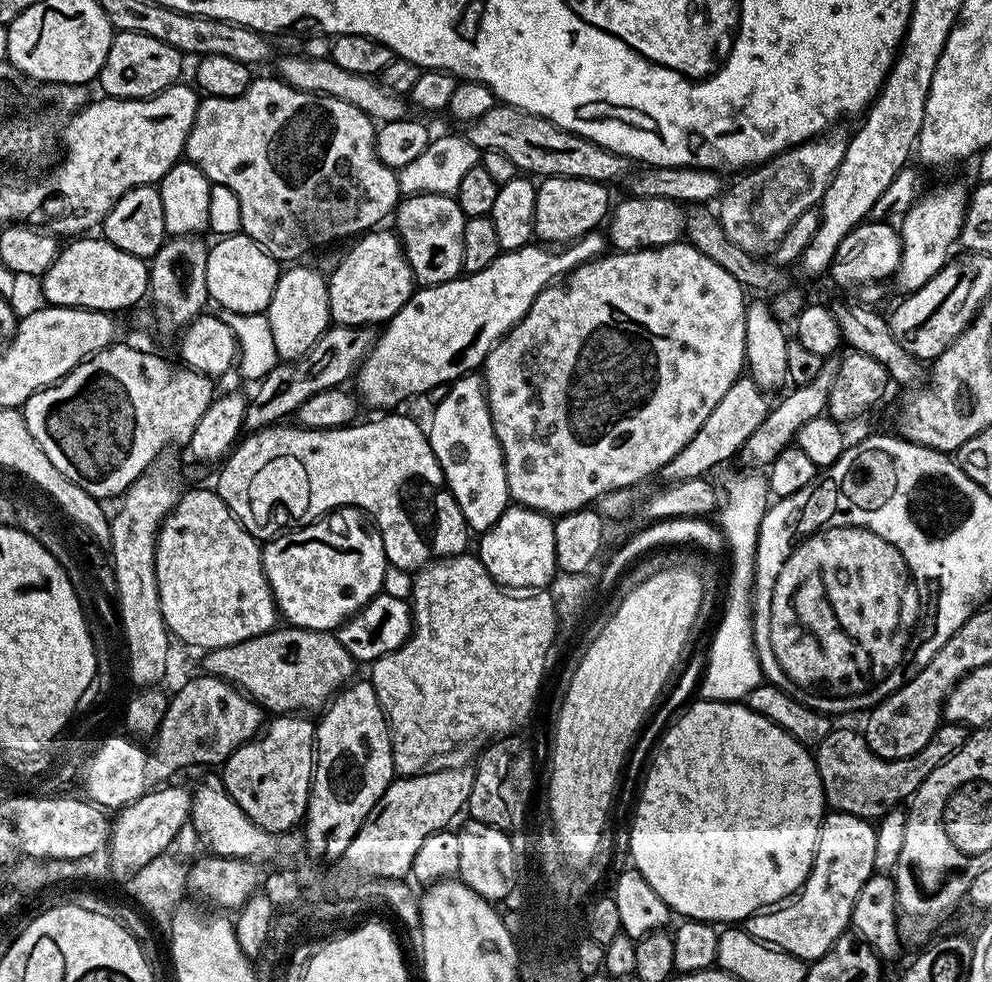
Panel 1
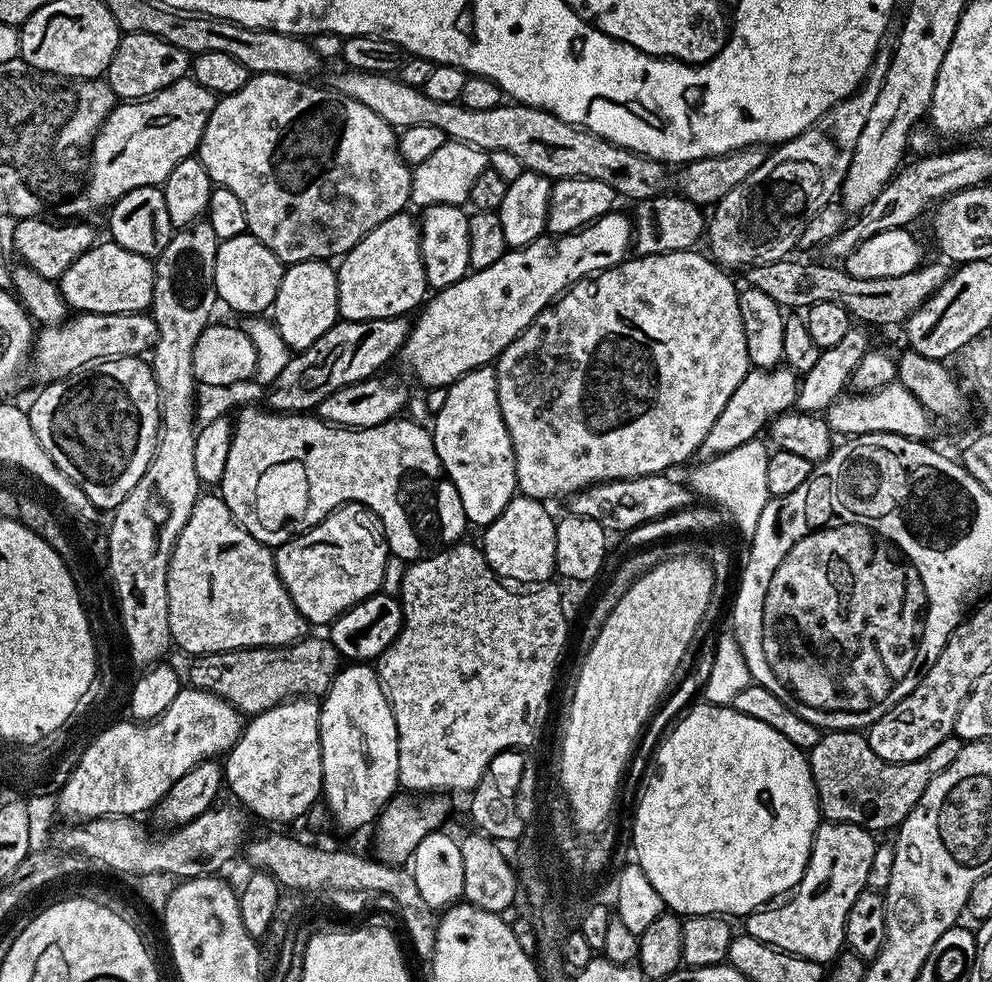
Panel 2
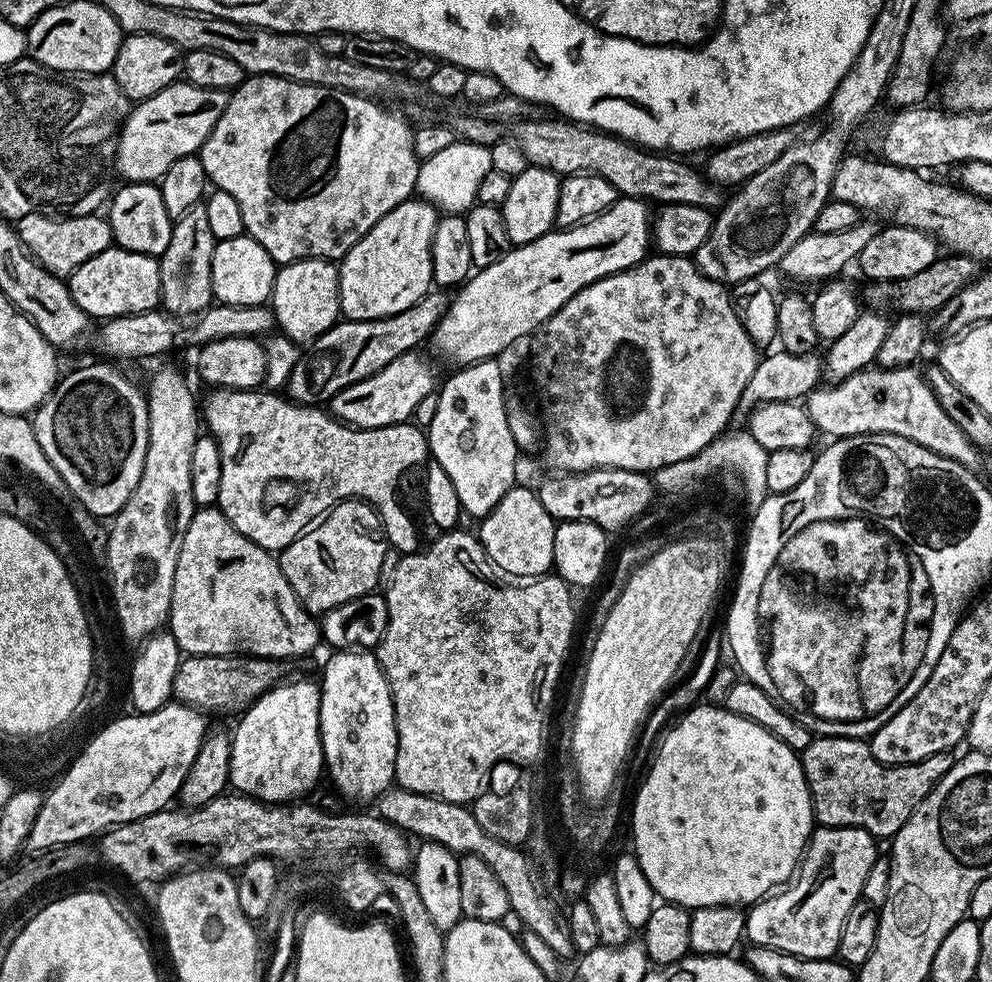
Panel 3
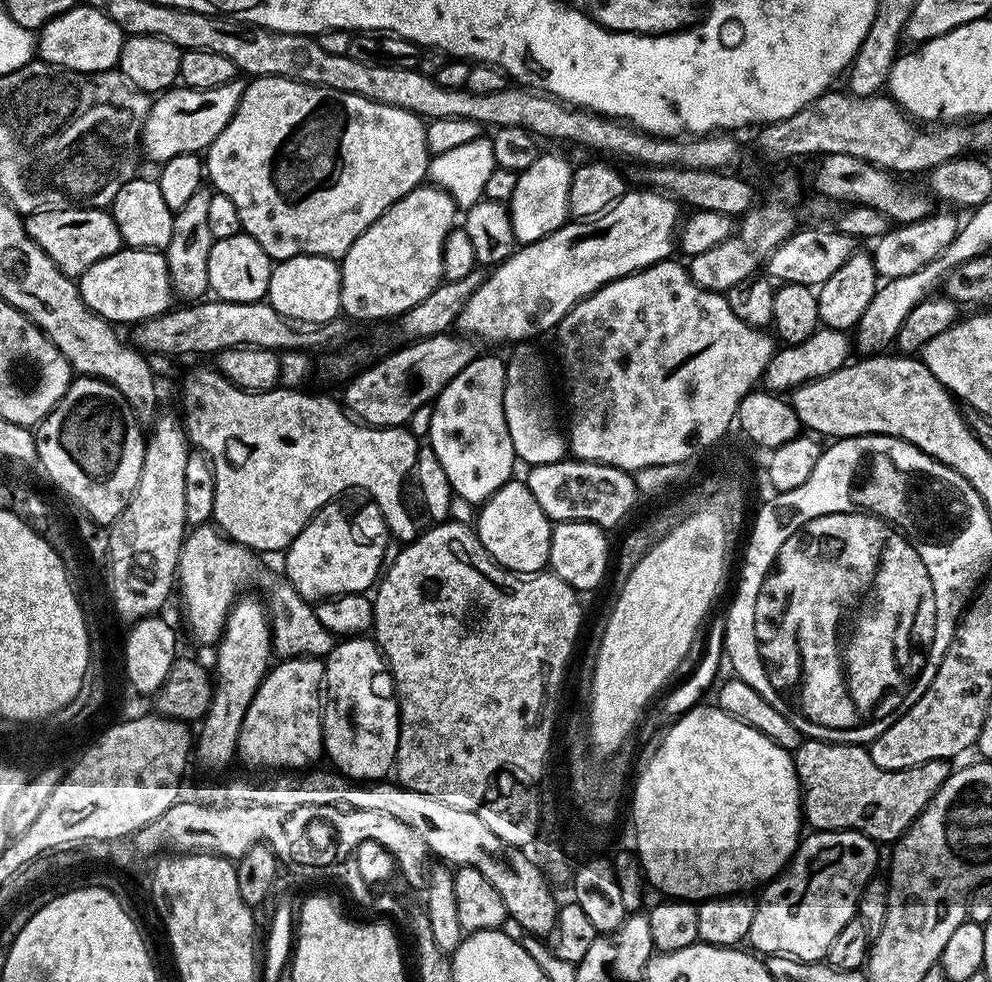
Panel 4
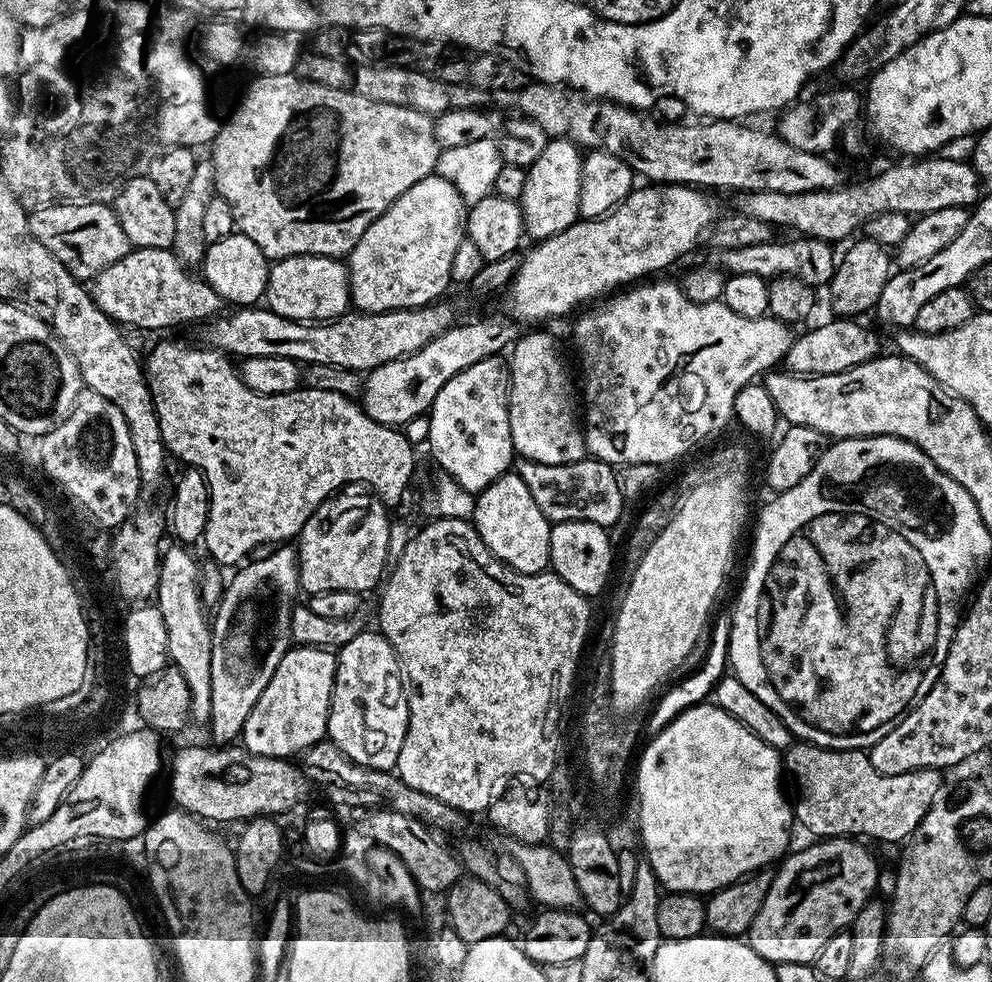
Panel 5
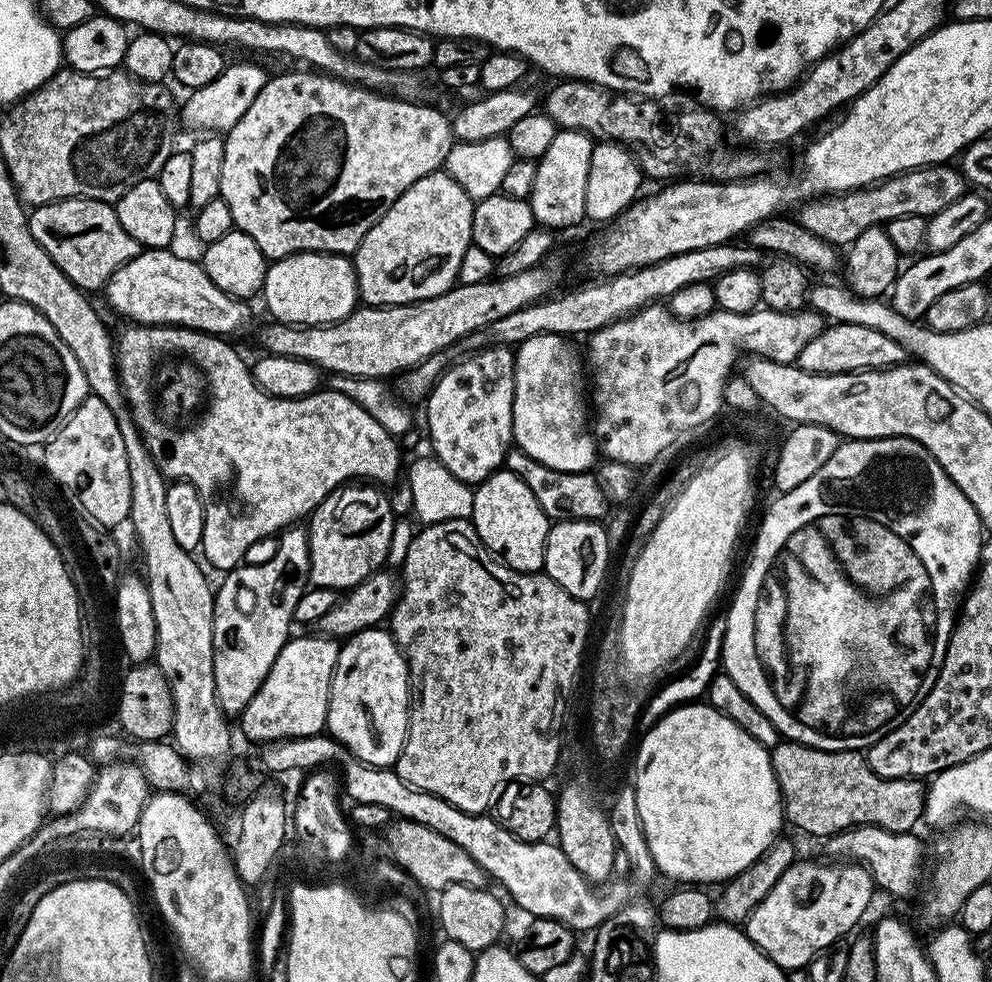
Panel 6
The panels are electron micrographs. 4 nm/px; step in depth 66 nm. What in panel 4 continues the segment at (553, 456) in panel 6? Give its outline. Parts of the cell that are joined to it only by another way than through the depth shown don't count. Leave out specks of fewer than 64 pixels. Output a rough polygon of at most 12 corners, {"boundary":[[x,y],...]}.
{"boundary":[[531,343],[507,357],[504,413],[525,465],[565,459]]}

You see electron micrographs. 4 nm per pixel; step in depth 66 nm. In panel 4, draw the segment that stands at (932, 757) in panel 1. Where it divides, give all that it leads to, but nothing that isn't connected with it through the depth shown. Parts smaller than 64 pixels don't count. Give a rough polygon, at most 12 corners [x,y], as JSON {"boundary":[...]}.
{"boundary":[[804,739],[802,816],[817,832],[895,842],[949,761],[874,766],[862,744]]}

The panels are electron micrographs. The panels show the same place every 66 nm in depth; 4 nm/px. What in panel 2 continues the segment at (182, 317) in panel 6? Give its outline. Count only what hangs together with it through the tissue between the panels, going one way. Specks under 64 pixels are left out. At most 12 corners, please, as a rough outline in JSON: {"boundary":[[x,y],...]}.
{"boundary":[[98,242],[59,281],[77,313],[152,305],[153,261]]}

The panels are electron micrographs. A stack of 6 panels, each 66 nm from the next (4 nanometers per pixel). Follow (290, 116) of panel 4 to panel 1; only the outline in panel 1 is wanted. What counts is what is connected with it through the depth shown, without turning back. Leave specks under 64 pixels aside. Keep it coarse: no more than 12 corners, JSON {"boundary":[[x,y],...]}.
{"boundary":[[204,96],[184,156],[277,262],[402,199],[358,106]]}

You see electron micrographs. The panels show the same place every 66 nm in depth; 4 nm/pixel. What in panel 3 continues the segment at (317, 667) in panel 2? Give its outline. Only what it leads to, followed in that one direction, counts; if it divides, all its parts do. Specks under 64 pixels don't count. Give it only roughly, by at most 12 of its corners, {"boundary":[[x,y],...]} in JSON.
{"boundary":[[185,655],[173,697],[244,713],[281,683],[281,661]]}

